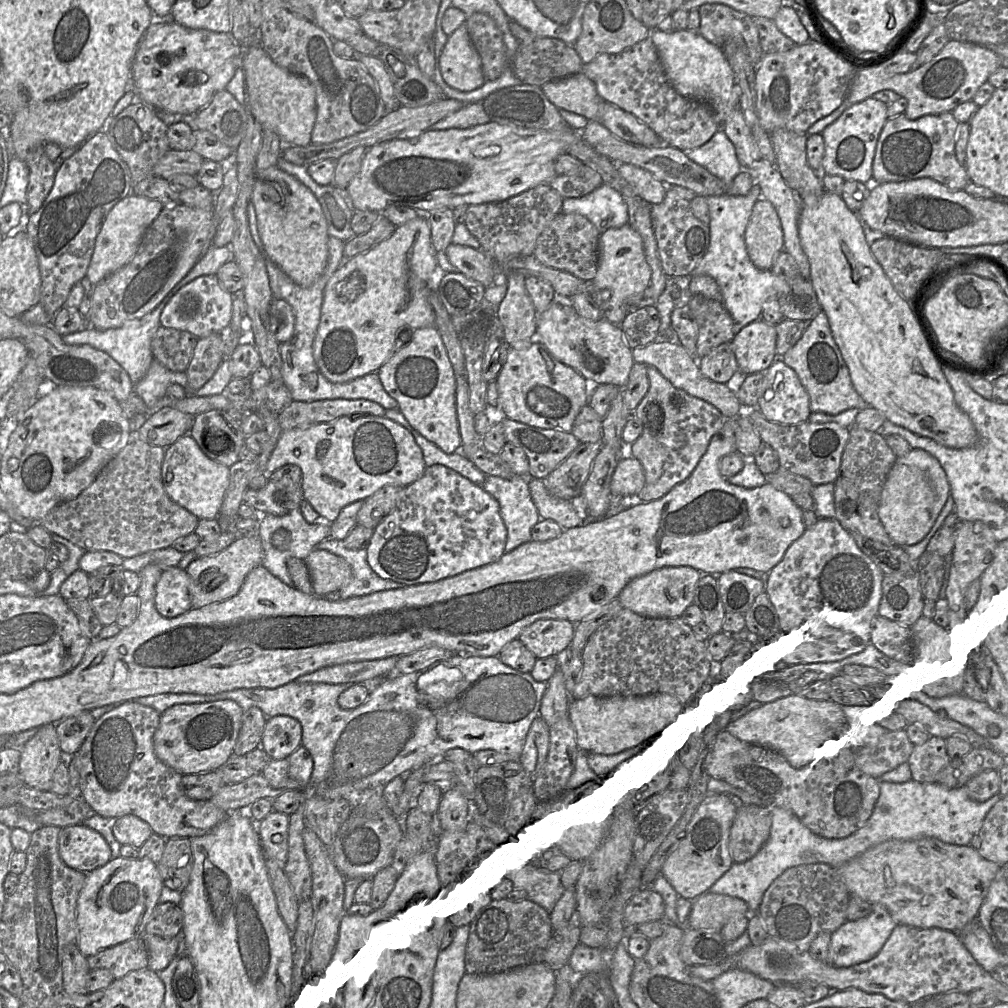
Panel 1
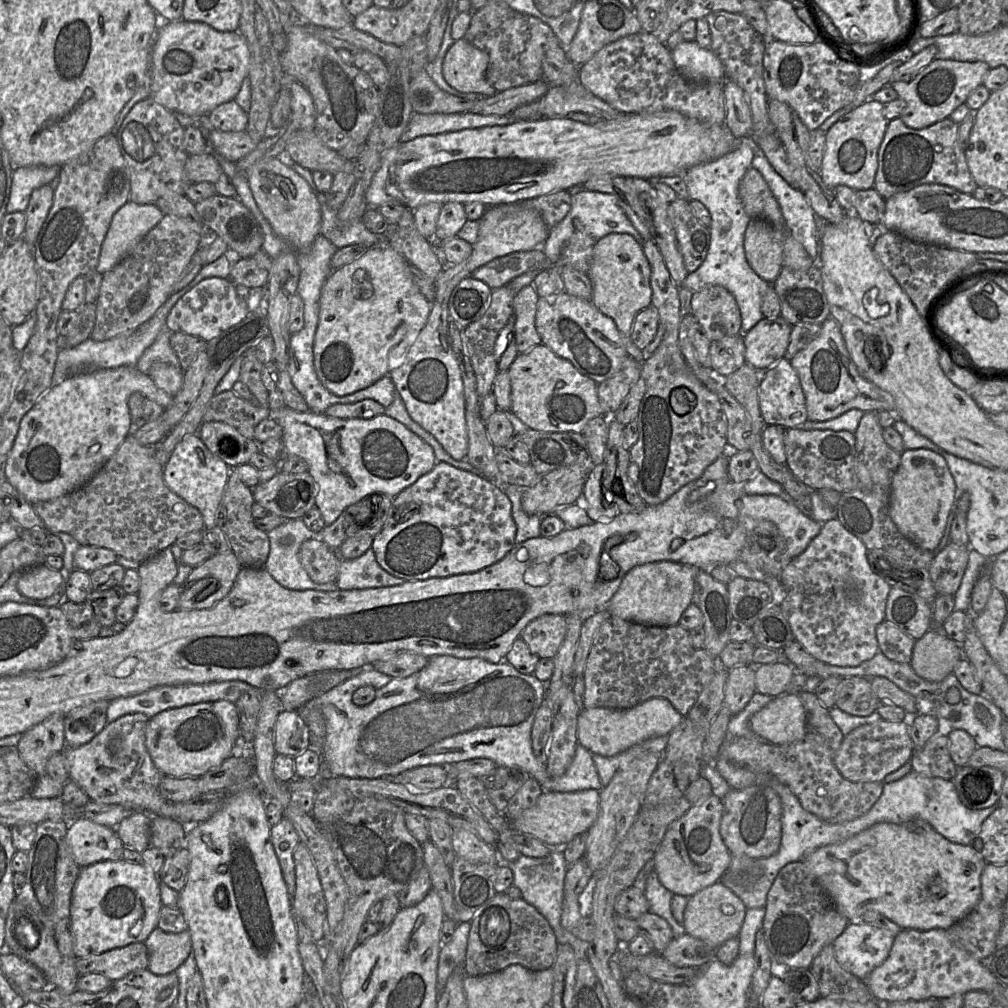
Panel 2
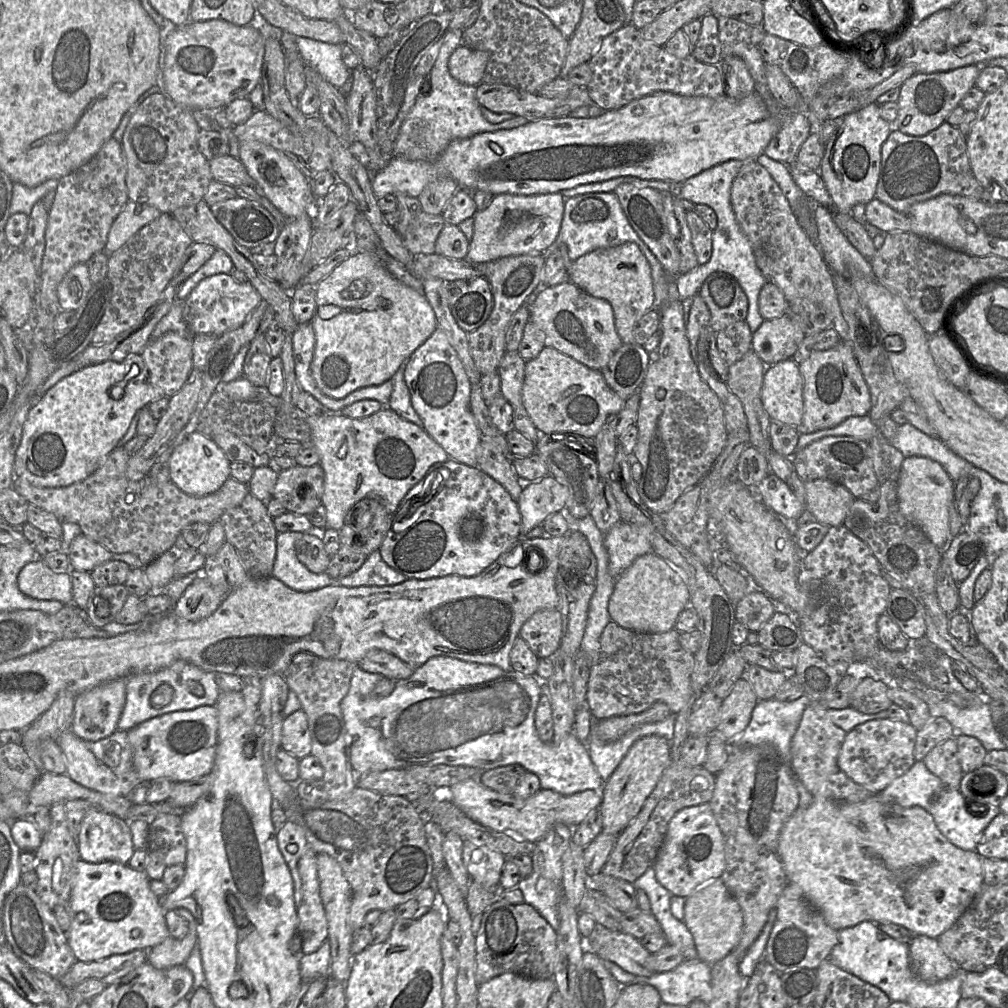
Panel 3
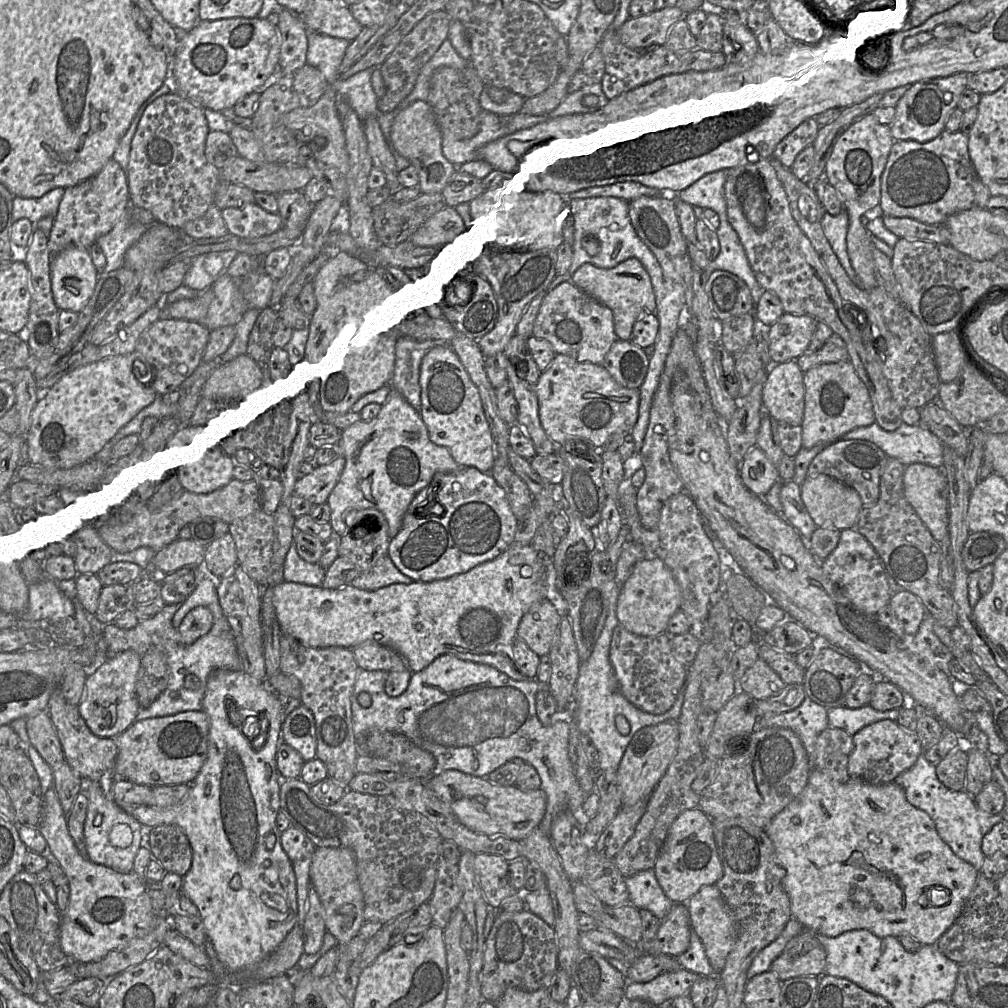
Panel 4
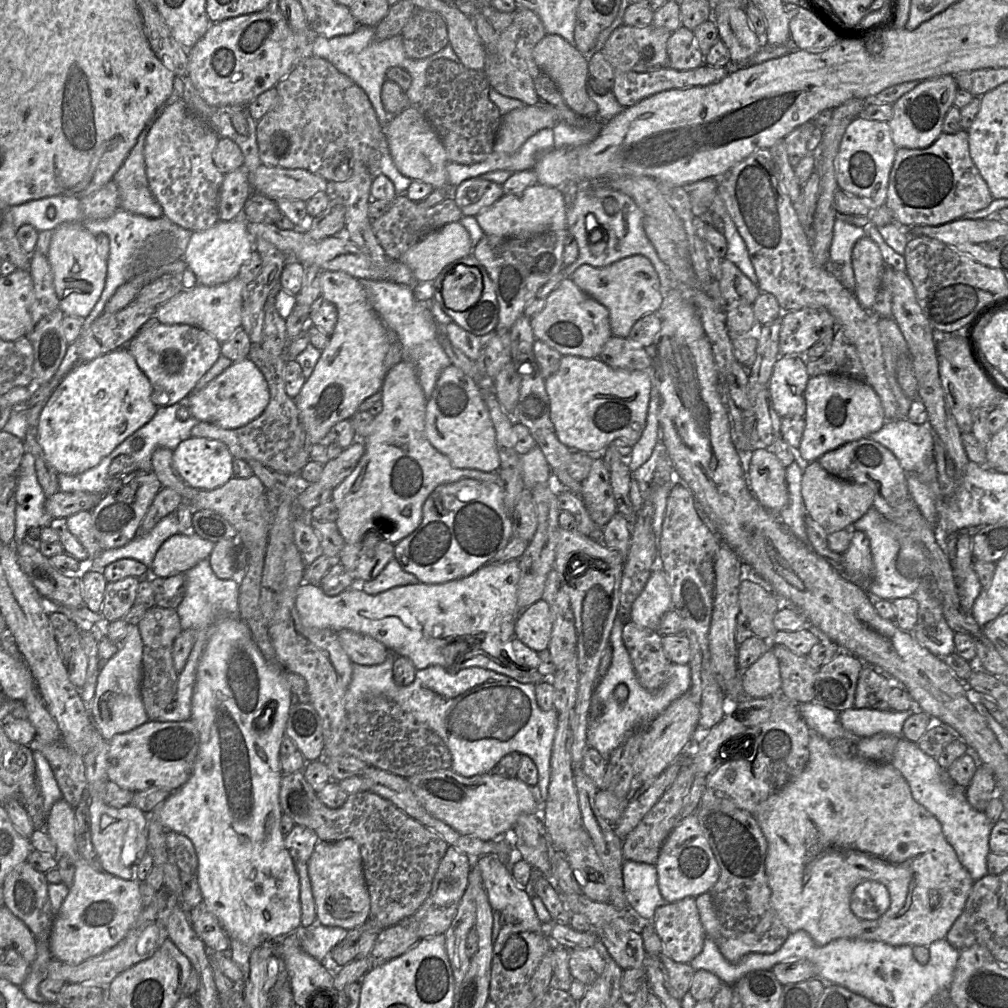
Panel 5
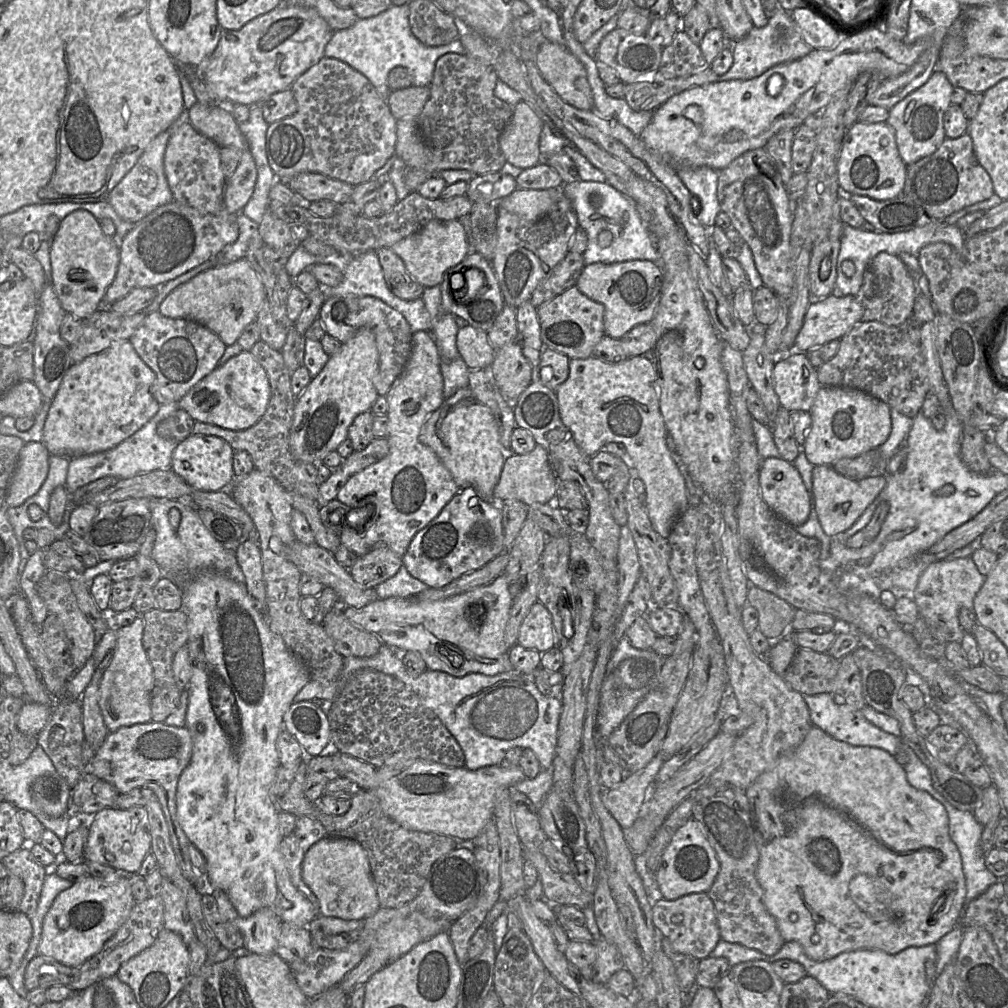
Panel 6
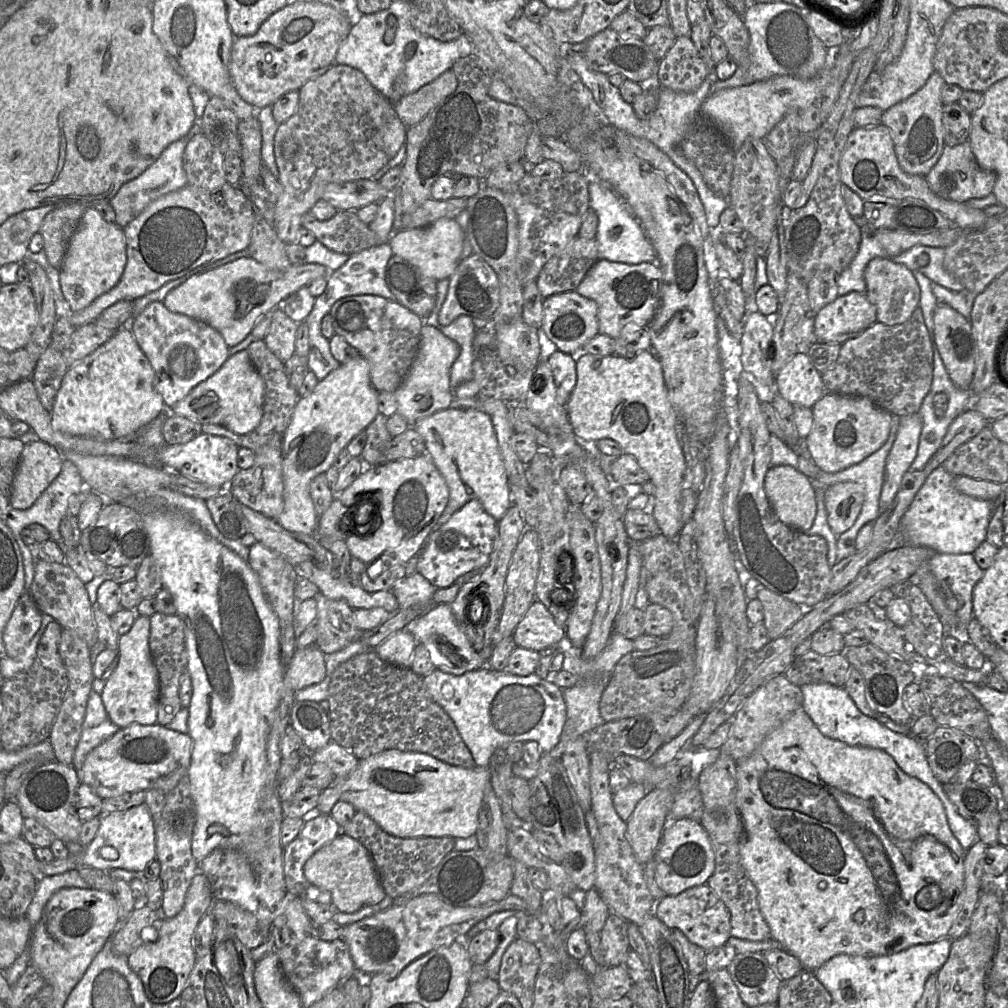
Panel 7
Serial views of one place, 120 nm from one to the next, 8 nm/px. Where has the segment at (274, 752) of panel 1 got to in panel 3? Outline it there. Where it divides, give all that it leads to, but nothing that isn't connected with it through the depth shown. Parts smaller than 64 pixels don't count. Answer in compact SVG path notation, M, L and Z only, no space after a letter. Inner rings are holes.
M299 709L284 718L281 749L302 759L311 754L311 736L305 712Z

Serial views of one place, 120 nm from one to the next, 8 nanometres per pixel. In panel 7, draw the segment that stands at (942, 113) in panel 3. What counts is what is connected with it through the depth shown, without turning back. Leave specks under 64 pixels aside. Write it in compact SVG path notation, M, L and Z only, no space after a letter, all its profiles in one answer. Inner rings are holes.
M934 71L926 84L913 95L883 112L882 124L891 131L894 151L901 169L913 175L925 176L939 160L945 146L941 91L945 85L942 76Z

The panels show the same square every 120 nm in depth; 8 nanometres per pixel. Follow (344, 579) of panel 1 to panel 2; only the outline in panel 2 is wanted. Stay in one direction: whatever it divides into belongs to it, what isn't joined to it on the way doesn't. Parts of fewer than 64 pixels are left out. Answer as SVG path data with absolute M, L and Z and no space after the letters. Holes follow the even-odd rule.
M307 540L300 548L300 561L310 579L317 584L336 582L338 557L326 543Z

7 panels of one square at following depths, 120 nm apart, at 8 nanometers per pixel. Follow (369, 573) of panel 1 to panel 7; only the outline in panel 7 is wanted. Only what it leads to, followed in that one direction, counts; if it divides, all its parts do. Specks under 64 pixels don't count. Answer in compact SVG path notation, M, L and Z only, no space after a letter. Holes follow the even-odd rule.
M416 572L398 579L391 591L397 599L398 608L427 610L435 605L432 604L432 598L436 589L426 578Z

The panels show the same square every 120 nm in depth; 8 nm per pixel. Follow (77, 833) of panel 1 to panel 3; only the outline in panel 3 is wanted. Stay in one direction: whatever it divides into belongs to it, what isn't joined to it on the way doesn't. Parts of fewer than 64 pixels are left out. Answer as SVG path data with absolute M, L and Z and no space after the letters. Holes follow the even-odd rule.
M92 808L83 818L76 839L80 859L127 864L135 851L129 821Z

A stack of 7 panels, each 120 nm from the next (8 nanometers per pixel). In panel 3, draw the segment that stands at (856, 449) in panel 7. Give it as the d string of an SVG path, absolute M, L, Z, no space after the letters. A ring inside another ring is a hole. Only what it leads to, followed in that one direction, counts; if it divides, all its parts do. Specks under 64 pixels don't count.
M840 341L829 350L814 352L808 359L799 364L799 370L803 379L804 402L802 423L797 427L800 434L833 428L849 417L866 416L869 414L871 408L869 388L862 376L850 345Z

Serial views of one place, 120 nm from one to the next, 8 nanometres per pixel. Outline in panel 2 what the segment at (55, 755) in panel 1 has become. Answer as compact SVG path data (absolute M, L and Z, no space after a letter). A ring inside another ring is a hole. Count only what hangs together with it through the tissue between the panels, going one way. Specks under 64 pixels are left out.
M53 714L22 734L17 752L37 777L46 774L46 765L52 755L67 748L64 718L63 714Z

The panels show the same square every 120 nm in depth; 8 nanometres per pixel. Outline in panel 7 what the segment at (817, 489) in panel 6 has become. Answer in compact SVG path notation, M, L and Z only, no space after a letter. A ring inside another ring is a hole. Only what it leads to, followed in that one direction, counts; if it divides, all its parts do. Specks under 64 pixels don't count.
M838 482L825 488L827 521L835 535L839 536L853 526L864 499L863 486L855 482Z

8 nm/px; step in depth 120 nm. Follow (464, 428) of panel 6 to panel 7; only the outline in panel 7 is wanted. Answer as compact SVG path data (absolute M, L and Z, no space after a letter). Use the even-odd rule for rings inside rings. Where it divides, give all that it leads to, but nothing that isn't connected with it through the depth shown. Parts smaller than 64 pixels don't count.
M449 407L417 421L412 427L424 438L427 454L449 488L449 502L437 525L449 518L472 499L479 500L484 509L499 521L512 504L508 475L499 450L497 436L490 416L480 408Z

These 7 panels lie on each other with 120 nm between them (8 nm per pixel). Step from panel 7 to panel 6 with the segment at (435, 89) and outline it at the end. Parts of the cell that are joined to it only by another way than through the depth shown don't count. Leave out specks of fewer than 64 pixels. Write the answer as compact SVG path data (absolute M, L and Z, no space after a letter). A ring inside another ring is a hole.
M410 86L390 92L387 103L396 120L418 118L430 97L430 86Z

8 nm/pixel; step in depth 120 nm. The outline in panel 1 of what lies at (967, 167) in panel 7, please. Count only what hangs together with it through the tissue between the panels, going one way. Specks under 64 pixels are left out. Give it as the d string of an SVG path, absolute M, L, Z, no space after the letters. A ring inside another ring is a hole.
M951 112L925 115L916 120L909 120L904 114L888 119L876 144L873 184L931 178L951 190L964 190L971 181L955 155L958 126Z

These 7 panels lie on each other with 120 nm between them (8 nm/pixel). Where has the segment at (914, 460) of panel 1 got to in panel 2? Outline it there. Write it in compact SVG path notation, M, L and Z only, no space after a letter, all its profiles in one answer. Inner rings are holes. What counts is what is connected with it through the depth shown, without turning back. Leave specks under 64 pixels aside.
M925 448L901 453L891 484L889 515L904 537L922 549L935 550L943 537L955 500L955 481L942 456Z

